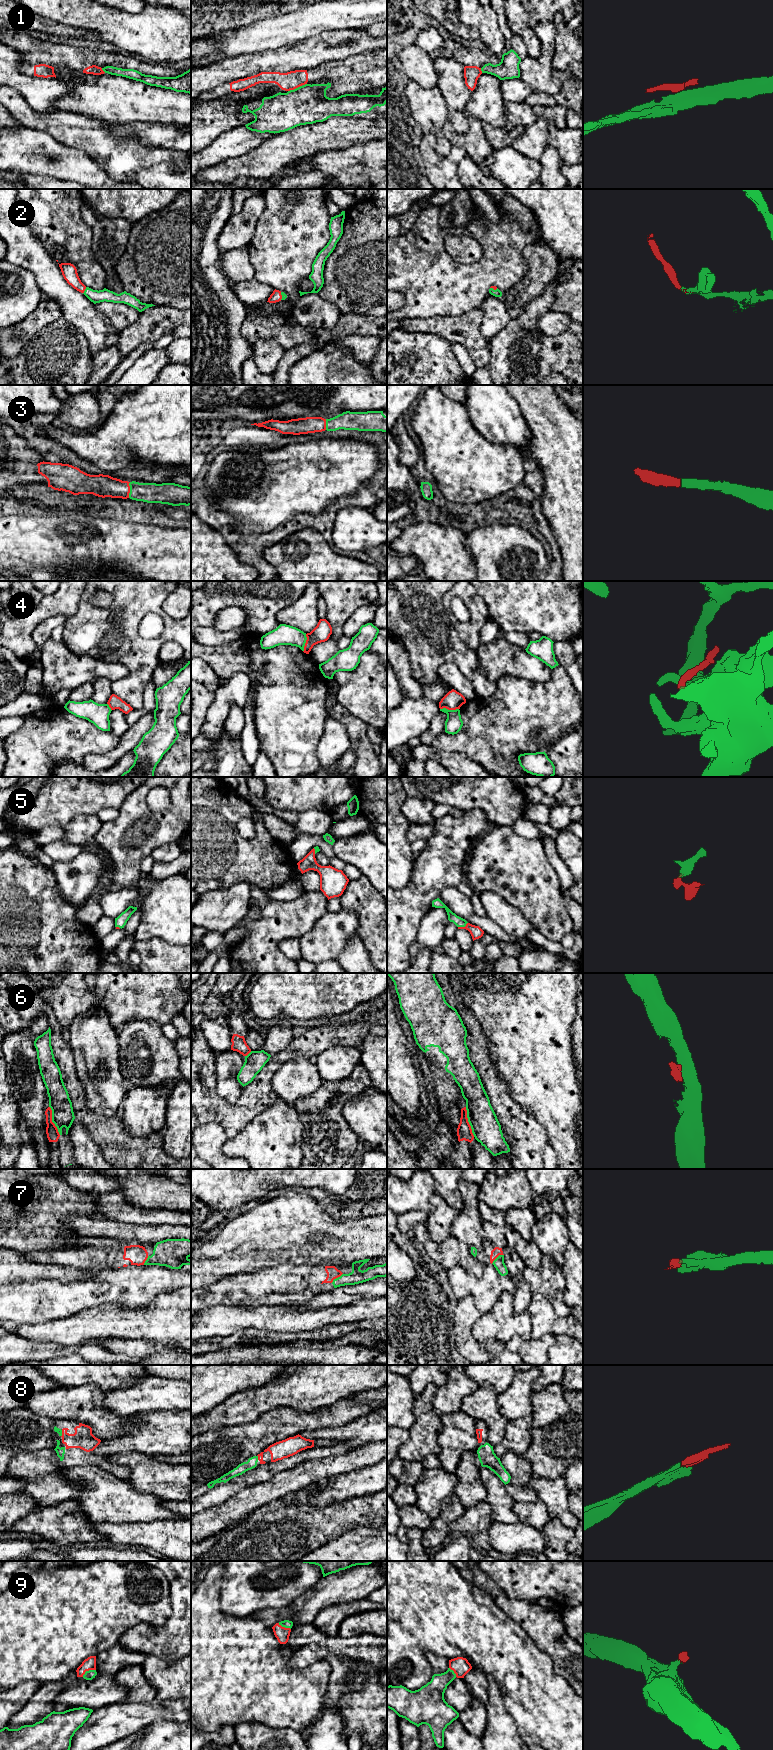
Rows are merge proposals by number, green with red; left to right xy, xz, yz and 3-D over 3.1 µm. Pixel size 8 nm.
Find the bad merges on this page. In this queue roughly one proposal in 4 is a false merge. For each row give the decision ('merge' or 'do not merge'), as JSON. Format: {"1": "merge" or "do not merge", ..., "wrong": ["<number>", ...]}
{"1": "do not merge", "2": "merge", "3": "merge", "4": "do not merge", "5": "merge", "6": "do not merge", "7": "merge", "8": "merge", "9": "merge", "wrong": ["1", "4", "6"]}

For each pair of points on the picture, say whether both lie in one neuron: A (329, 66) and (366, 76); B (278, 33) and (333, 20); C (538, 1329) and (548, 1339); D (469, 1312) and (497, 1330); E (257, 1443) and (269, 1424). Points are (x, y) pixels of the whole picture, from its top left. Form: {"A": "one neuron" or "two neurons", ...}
{"A": "one neuron", "B": "one neuron", "C": "two neurons", "D": "two neurons", "E": "one neuron"}

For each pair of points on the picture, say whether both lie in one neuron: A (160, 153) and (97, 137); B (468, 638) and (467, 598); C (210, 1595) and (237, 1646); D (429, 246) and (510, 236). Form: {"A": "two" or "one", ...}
{"A": "one", "B": "one", "C": "one", "D": "one"}

